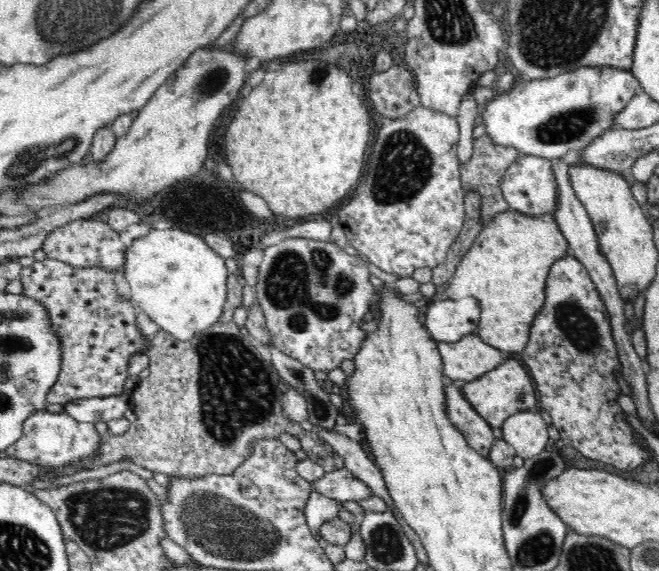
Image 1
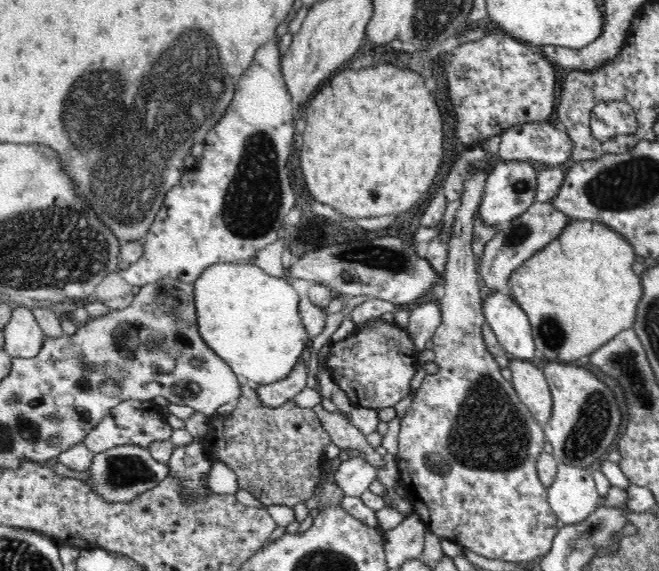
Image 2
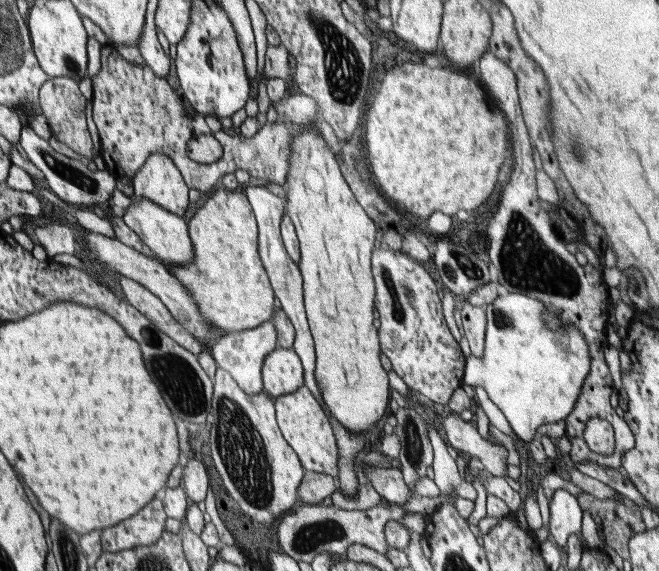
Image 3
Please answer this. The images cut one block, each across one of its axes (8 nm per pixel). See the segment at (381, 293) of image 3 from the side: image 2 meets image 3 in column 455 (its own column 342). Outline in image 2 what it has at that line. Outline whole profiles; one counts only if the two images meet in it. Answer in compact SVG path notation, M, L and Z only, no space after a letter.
M384 328L380 332L360 334L348 342L336 344L336 348L330 352L328 364L334 382L348 392L358 408L394 408L412 390L418 352L408 332L400 332L398 328Z

